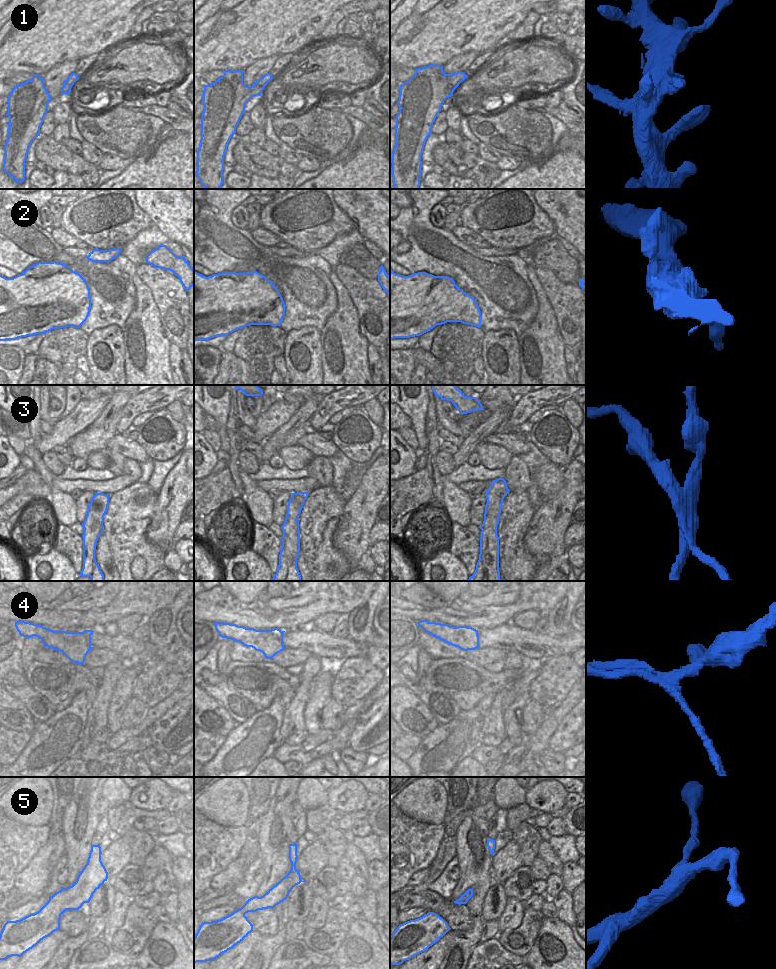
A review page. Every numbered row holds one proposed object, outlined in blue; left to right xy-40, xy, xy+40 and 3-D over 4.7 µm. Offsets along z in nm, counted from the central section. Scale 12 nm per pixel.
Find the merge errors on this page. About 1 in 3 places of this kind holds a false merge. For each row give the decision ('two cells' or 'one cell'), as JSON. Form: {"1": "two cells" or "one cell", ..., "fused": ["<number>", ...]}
{"1": "one cell", "2": "one cell", "3": "two cells", "4": "two cells", "5": "one cell", "fused": ["3", "4"]}

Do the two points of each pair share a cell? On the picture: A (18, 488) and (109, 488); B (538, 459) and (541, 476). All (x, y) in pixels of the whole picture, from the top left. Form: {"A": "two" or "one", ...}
{"A": "one", "B": "two"}

